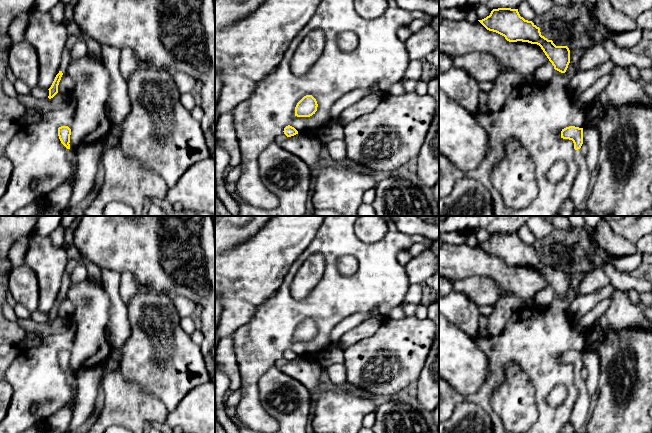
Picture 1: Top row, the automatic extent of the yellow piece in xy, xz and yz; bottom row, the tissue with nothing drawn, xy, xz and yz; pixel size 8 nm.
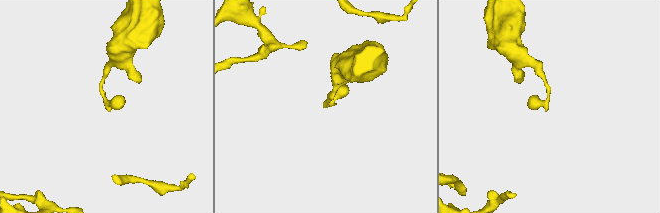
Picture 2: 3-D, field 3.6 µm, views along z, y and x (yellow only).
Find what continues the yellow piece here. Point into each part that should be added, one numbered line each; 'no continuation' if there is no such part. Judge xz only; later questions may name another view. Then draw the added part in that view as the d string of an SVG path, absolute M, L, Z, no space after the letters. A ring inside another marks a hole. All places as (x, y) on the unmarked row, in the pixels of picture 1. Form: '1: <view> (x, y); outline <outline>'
no continuation

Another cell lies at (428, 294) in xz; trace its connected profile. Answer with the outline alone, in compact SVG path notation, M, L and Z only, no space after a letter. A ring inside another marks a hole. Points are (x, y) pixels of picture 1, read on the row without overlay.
M426 283L422 284L422 297L421 304L429 306L431 303L436 301L436 291L429 287Z

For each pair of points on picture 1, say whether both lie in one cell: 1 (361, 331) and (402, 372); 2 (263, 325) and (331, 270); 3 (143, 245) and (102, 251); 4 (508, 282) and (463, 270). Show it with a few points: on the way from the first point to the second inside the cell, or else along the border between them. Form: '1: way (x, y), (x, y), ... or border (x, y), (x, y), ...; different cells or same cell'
1: way (371, 342), (372, 347), (386, 361), (391, 361); same cell
2: way (283, 314), (305, 309), (324, 290); same cell
3: way (133, 245), (112, 245); same cell
4: way (497, 271), (494, 268), (474, 268); same cell

